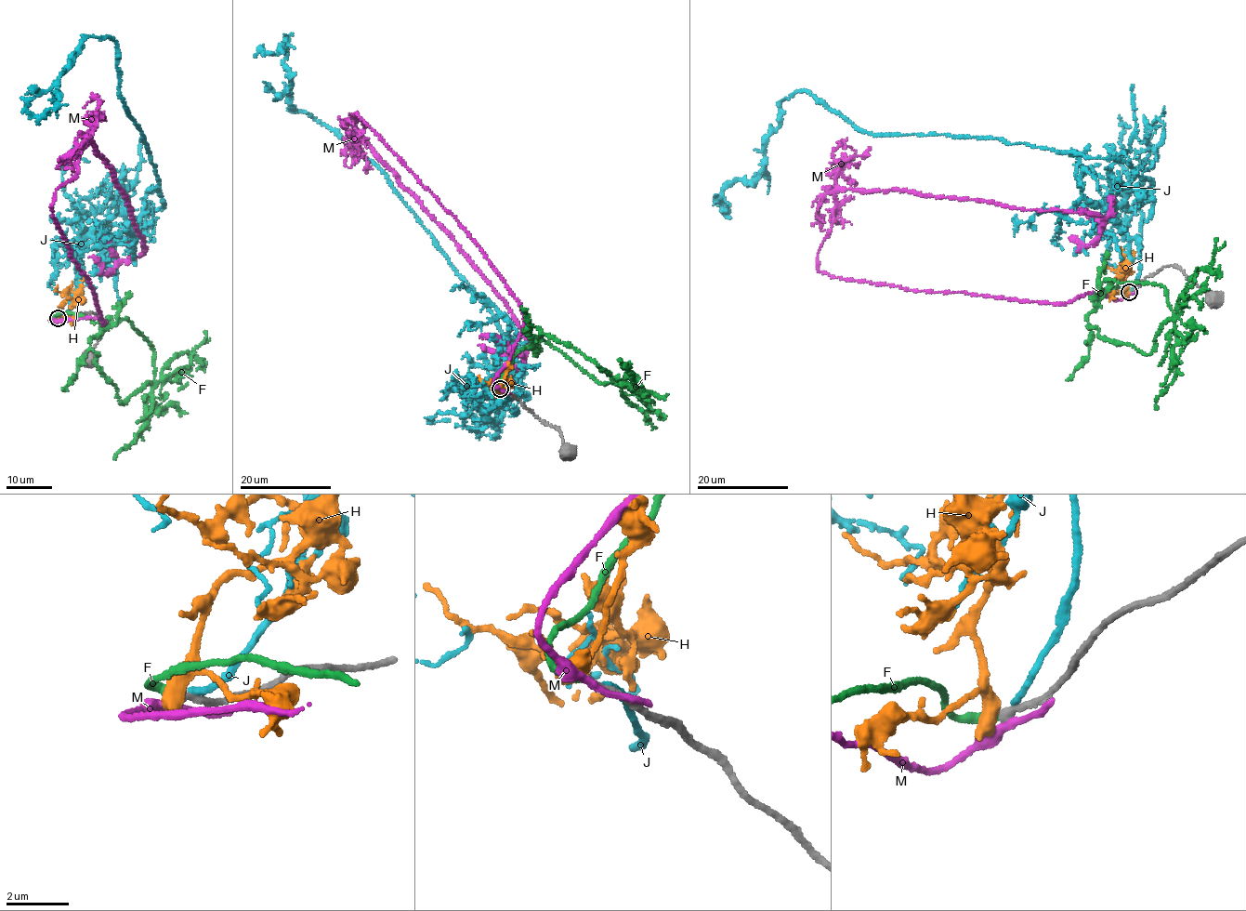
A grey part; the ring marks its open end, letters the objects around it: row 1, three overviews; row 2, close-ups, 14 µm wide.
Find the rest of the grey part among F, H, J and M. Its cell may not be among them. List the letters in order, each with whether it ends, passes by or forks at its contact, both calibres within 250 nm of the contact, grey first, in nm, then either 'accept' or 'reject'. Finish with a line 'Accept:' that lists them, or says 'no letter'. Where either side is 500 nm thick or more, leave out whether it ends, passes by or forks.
F: it ends there; 220 nm thick on the grey side, 220 nm on the other; accept
H: it passes by; 240 nm thick on the grey side, 440 nm on the other; reject
J: it ends there; 280 nm thick on the grey side, 200 nm on the other; reject
M: it passes by; 240 nm thick on the grey side, 240 nm on the other; reject
Accept: F

